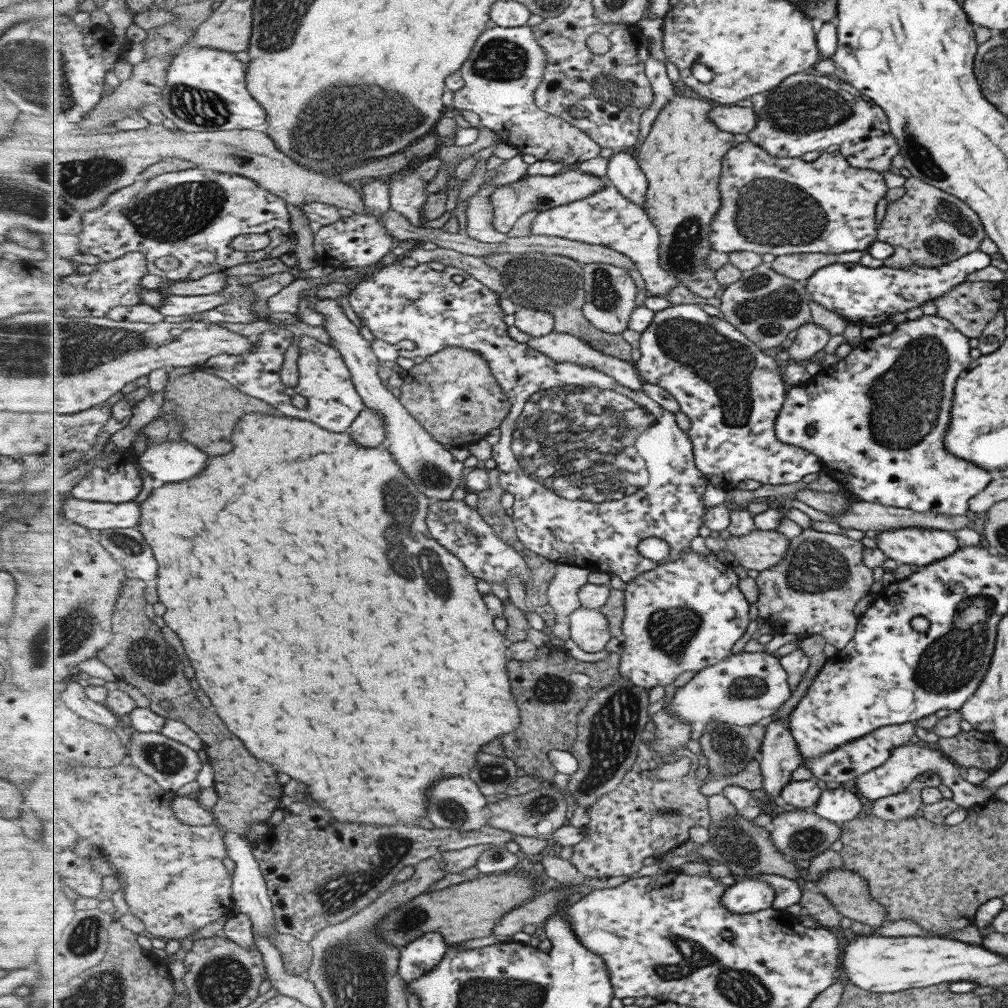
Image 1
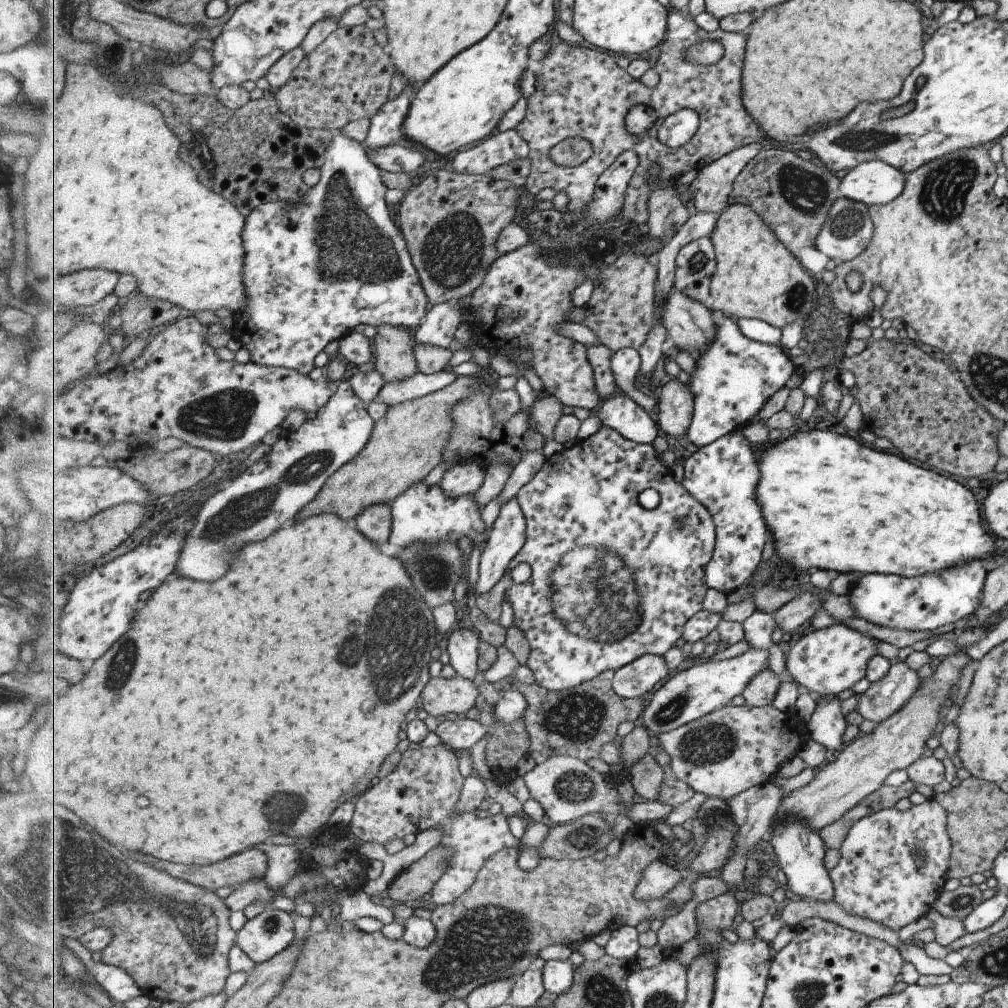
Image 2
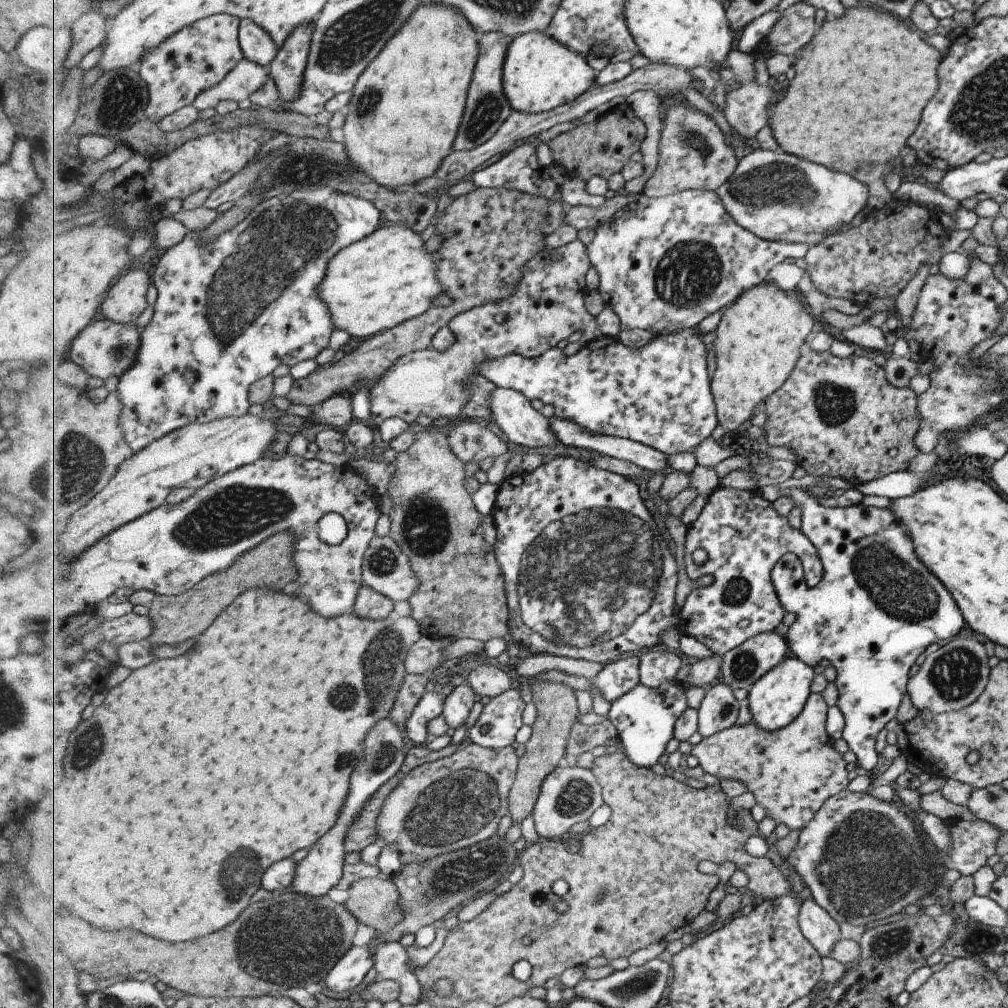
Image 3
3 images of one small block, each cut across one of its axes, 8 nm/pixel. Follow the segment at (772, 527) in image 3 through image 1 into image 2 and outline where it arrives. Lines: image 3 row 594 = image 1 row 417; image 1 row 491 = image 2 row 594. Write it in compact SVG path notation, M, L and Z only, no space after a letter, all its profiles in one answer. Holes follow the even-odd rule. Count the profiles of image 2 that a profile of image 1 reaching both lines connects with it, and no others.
M733 431L721 438L718 438L718 440L713 442L713 444L701 447L697 452L692 454L683 465L684 477L682 478L682 485L686 487L686 489L693 494L701 504L703 504L703 506L707 507L707 510L711 512L711 516L713 516L713 520L715 520L715 526L717 526L716 547L713 558L711 558L711 562L709 562L706 568L706 583L708 584L708 588L719 590L719 592L723 592L725 595L731 594L731 592L735 592L735 590L739 590L739 588L744 587L747 584L747 580L755 574L755 570L759 569L763 564L763 550L765 550L765 544L767 544L769 534L767 530L767 519L765 518L765 514L763 514L763 507L759 502L758 490L761 485L762 470L759 468L757 456L755 456L756 452L757 449L751 442L749 442L749 440L747 440L747 436L745 436L743 432Z

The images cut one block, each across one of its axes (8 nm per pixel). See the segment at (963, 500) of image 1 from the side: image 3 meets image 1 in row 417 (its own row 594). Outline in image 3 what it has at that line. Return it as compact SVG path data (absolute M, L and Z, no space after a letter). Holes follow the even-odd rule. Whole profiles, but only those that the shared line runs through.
M789 488L780 497L789 498L800 509L801 531L818 551L822 576L811 587L802 560L788 553L774 569L774 584L787 612L795 613L796 621L788 628L791 651L808 666L828 660L837 677L836 708L844 719L842 739L855 755L858 772L870 774L877 764L875 738L897 712L906 692L907 672L916 658L930 644L940 644L955 637L963 628L963 618L943 584L917 559L914 544L906 526L888 508L863 507L859 503L847 508L823 508L805 489Z

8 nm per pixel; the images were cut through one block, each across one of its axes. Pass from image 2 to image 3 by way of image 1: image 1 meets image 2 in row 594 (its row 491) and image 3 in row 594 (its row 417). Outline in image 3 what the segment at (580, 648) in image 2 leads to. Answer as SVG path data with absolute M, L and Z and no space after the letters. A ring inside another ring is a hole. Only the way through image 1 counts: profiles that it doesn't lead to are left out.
M558 456L551 462L543 464L535 472L520 471L512 477L506 477L498 486L496 499L491 511L493 524L496 528L496 557L505 576L505 590L507 590L507 606L511 614L509 626L511 636L515 643L525 648L530 654L550 654L557 657L569 657L586 661L613 662L619 659L619 651L635 652L644 648L660 648L661 634L675 628L680 630L681 618L675 614L675 590L677 590L677 568L675 555L670 552L667 543L663 540L653 522L651 512L647 510L641 490L621 474L609 472L588 461L571 458L571 456Z

